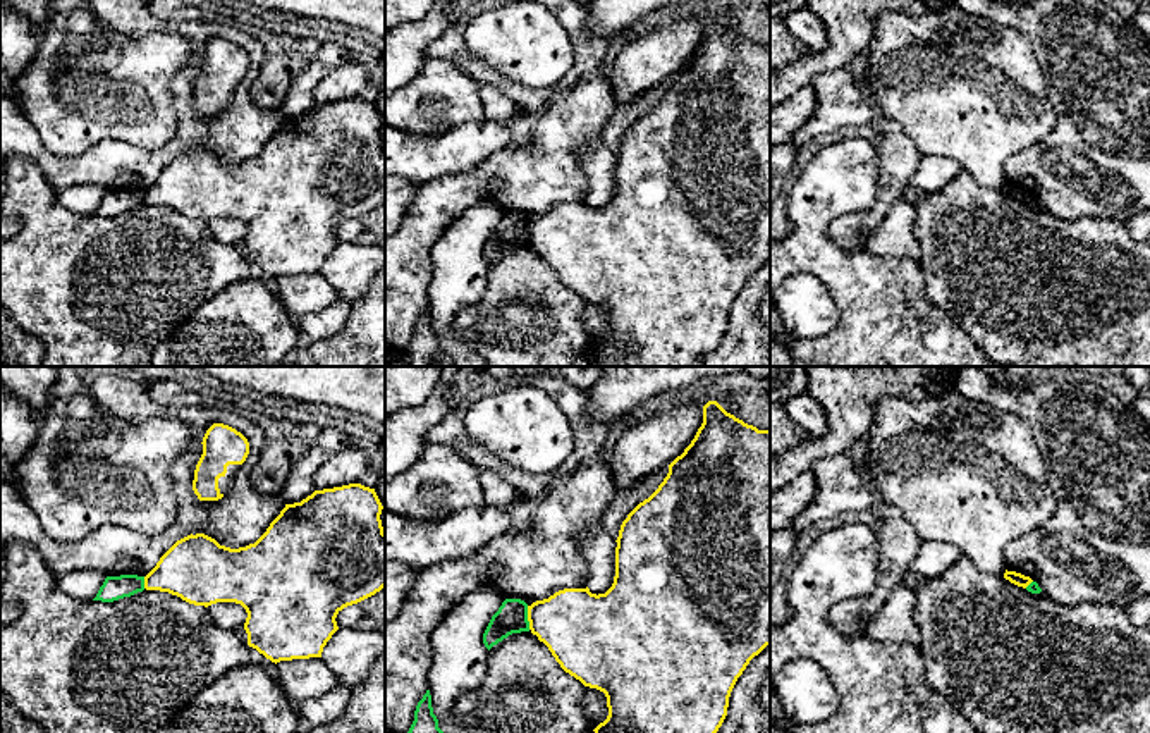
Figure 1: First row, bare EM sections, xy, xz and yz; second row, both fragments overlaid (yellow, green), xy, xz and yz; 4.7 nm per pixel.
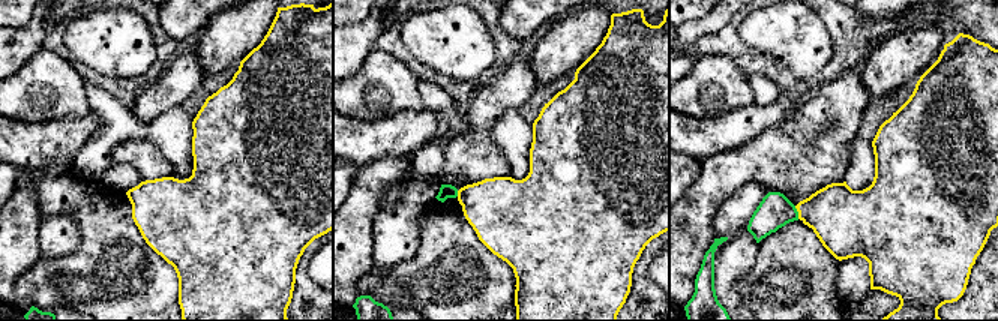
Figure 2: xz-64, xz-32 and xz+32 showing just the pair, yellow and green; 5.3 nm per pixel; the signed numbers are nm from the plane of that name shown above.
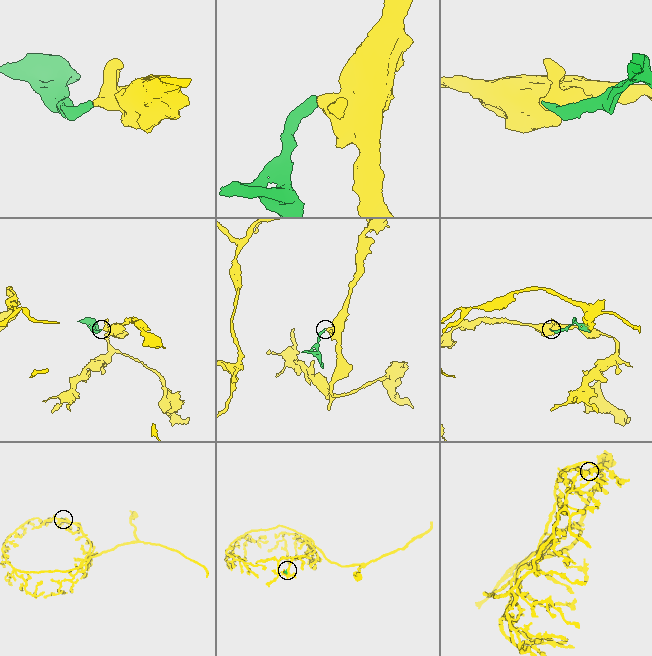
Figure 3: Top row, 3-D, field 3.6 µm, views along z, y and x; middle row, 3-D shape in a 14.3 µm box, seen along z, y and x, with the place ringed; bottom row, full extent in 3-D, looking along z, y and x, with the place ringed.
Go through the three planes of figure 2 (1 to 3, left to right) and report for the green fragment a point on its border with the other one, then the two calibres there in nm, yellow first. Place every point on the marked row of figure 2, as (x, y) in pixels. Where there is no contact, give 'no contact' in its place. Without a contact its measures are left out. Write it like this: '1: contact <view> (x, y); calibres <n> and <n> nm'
1: no contact
2: contact xz-32 (458, 194); calibres 360 and 80 nm
3: contact xz+32 (797, 210); calibres 320 and 180 nm

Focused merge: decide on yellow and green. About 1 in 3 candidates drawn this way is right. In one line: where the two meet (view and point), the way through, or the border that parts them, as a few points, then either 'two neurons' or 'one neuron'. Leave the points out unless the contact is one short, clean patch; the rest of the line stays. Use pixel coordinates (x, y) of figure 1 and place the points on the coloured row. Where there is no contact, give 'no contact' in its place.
meets yellow in xz at (528, 618); border along xz (526, 606), (530, 628); two neurons

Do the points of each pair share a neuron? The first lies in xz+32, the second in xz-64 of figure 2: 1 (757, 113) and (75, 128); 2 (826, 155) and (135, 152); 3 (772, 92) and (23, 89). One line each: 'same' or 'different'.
1: same
2: same
3: different

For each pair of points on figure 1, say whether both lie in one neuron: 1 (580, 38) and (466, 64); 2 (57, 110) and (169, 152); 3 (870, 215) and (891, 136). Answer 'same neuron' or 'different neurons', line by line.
1: same neuron
2: different neurons
3: same neuron

